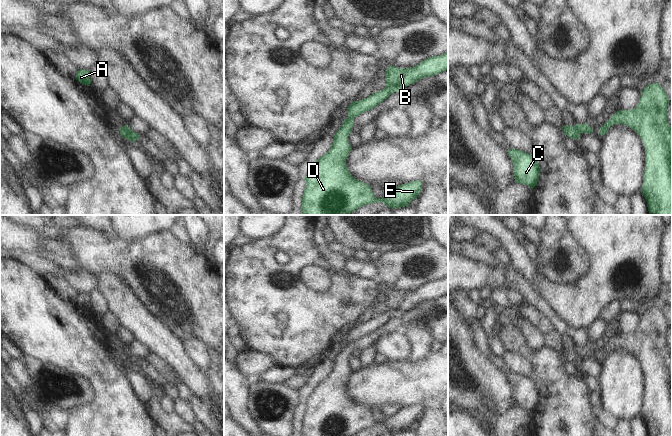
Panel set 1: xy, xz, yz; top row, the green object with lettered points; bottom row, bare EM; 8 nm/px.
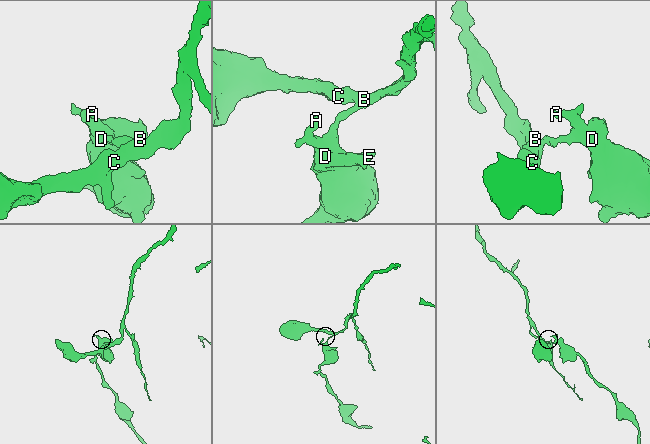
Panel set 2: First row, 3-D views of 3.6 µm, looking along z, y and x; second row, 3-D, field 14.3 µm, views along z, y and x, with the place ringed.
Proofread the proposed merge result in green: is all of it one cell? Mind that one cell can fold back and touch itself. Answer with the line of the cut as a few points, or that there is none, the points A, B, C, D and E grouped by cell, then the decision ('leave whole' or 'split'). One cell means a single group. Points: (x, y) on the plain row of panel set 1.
cut in yz along (574, 350), (579, 357); A D E / B C; split

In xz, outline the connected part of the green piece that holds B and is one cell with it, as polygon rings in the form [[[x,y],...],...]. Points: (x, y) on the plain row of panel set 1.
[[[448,276],[432,280],[412,292],[398,292],[390,289],[385,295],[386,309],[382,315],[374,316],[369,321],[353,325],[347,333],[347,342],[354,343],[360,338],[373,333],[392,317],[397,316],[416,305],[440,298],[448,294]]]

